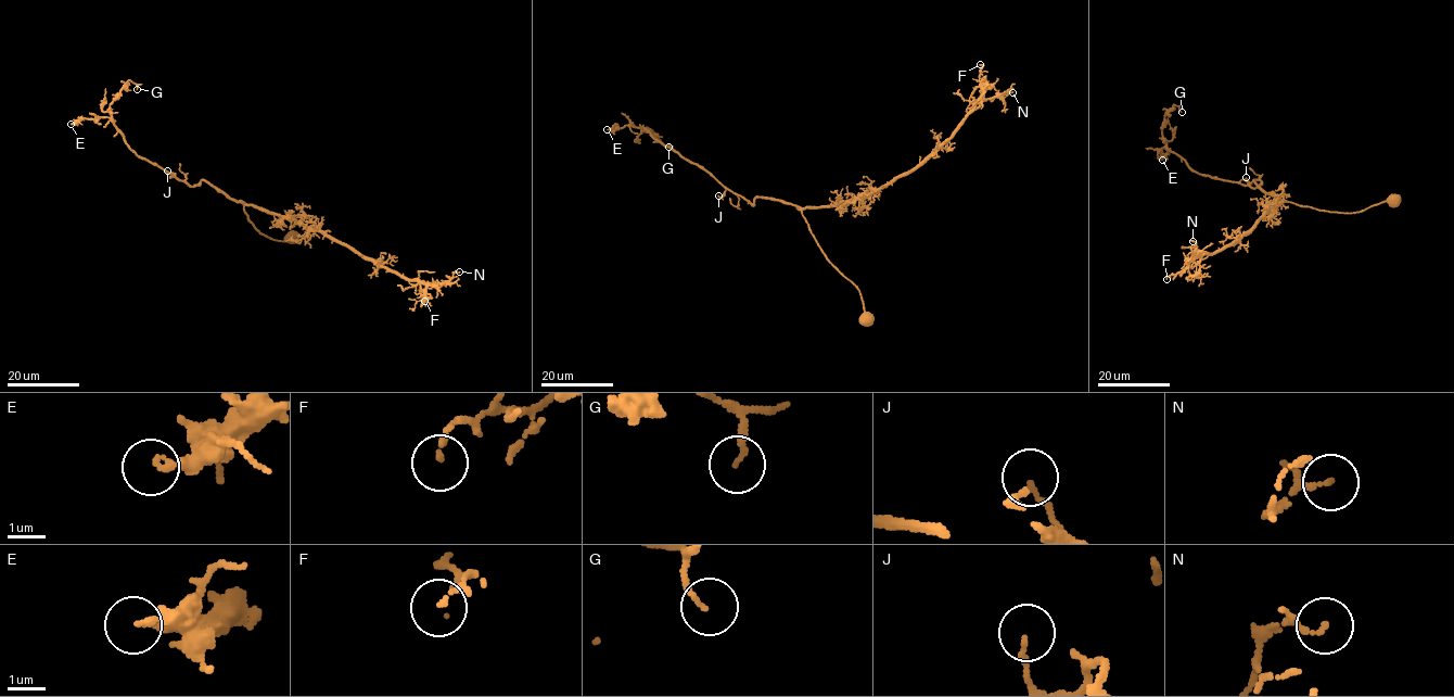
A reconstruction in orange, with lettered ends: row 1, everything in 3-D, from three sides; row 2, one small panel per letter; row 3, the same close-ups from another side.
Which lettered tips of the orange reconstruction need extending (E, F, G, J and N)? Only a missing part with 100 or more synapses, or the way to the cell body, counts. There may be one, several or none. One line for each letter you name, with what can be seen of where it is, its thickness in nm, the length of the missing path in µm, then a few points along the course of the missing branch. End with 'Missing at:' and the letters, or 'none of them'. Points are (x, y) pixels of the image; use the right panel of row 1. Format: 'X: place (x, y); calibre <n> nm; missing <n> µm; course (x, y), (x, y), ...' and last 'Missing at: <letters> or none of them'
Missing at: none of them

